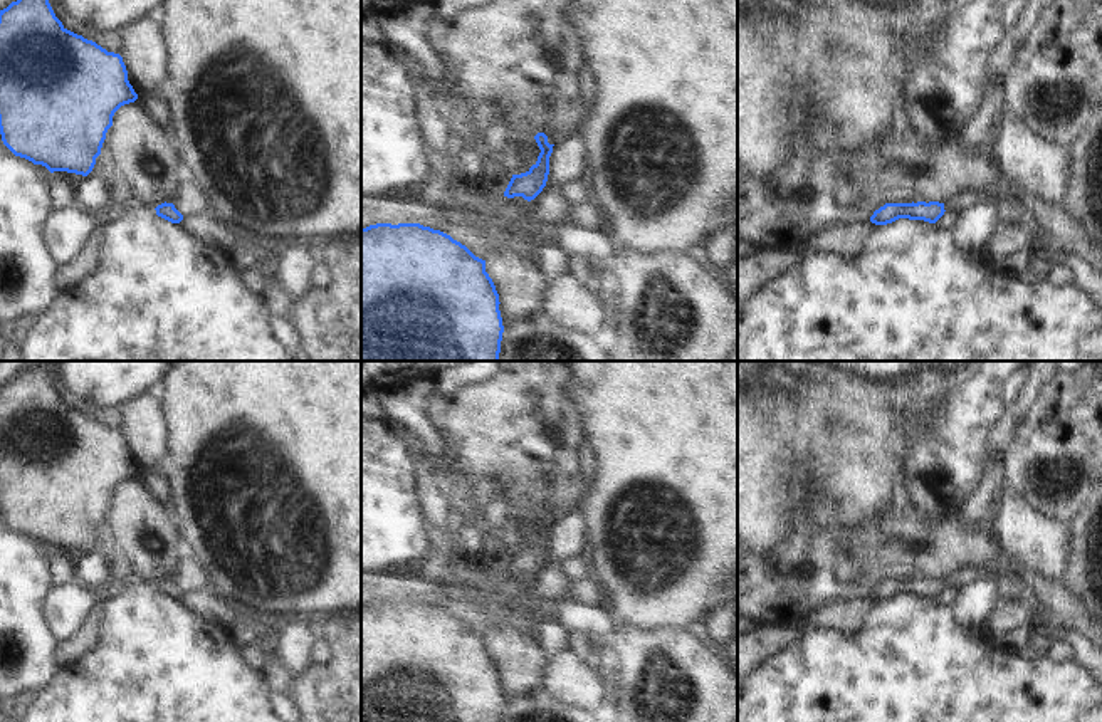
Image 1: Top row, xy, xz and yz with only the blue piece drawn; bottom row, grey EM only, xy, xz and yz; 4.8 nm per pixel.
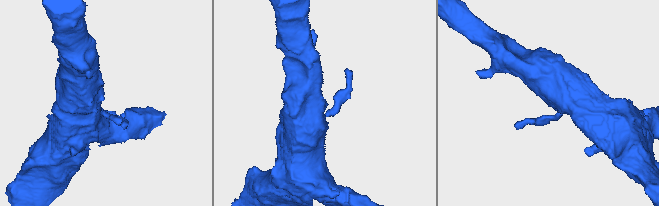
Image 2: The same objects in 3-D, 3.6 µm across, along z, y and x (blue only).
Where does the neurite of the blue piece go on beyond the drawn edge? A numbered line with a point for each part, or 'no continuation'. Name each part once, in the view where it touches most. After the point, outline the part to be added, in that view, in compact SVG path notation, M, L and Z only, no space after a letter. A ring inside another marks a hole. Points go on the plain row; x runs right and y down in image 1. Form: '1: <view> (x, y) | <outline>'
no continuation

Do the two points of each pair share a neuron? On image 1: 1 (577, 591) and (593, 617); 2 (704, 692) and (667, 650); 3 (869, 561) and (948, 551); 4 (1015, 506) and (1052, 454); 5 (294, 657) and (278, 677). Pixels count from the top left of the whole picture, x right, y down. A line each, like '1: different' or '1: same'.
1: different
2: same
3: same
4: different
5: different

